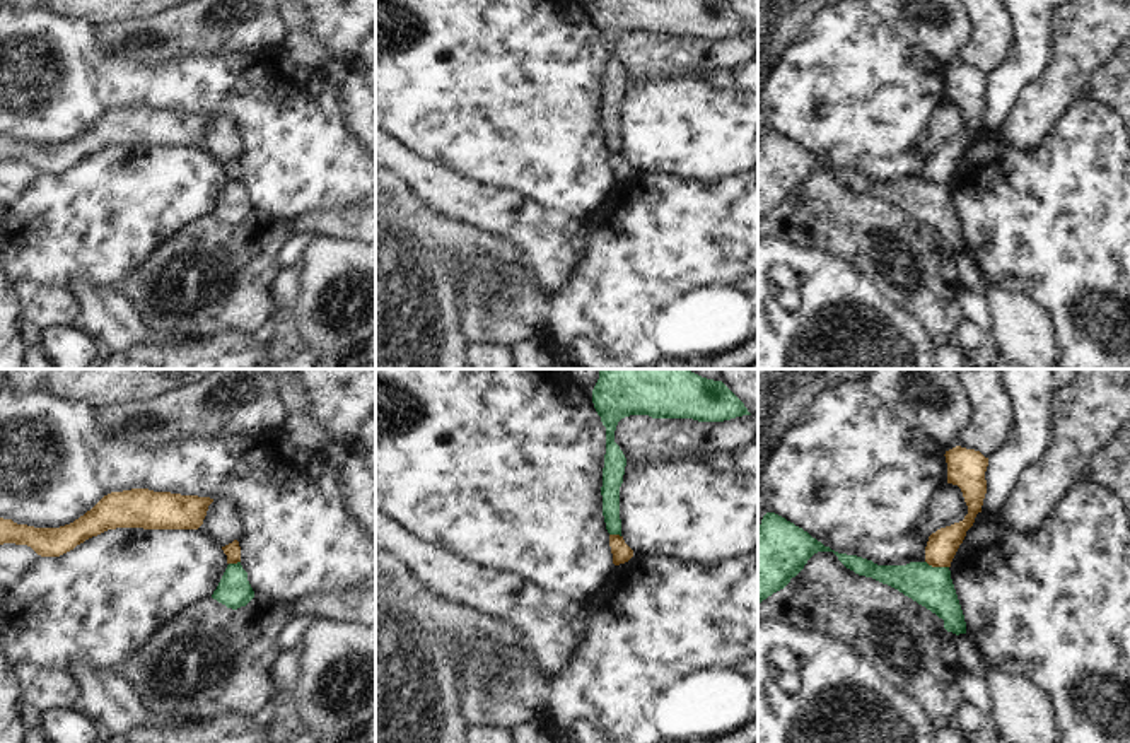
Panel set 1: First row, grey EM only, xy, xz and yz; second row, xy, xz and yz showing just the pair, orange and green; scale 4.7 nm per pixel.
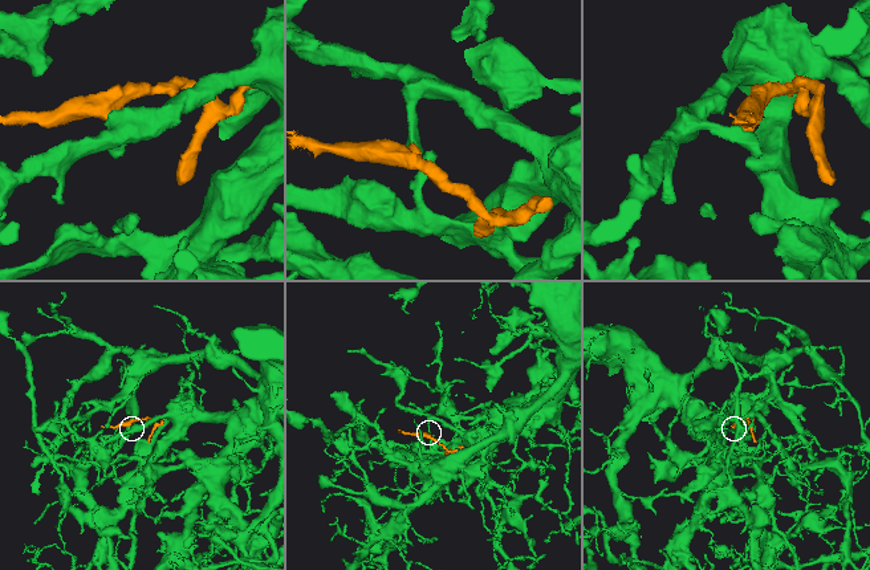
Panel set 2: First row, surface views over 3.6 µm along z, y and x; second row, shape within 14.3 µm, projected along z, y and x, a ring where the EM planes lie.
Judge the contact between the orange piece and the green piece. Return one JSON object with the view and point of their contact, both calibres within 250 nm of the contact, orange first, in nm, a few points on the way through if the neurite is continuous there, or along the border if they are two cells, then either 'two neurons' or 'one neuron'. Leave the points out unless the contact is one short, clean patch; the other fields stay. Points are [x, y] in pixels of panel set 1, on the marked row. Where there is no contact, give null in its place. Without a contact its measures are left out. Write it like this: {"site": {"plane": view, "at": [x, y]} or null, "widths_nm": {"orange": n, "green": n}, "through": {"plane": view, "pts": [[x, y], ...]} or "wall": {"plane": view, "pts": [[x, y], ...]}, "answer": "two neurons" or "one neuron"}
{"site": {"plane": "yz", "at": [937, 566]}, "widths_nm": {"orange": 140, "green": 190}, "wall": {"plane": "yz", "pts": [[926, 561], [936, 567], [948, 567]]}, "answer": "two neurons"}

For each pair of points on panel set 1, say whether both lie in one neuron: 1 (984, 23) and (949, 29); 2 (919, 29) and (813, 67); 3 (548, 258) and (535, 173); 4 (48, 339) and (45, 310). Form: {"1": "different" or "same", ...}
{"1": "different", "2": "different", "3": "different", "4": "different"}

